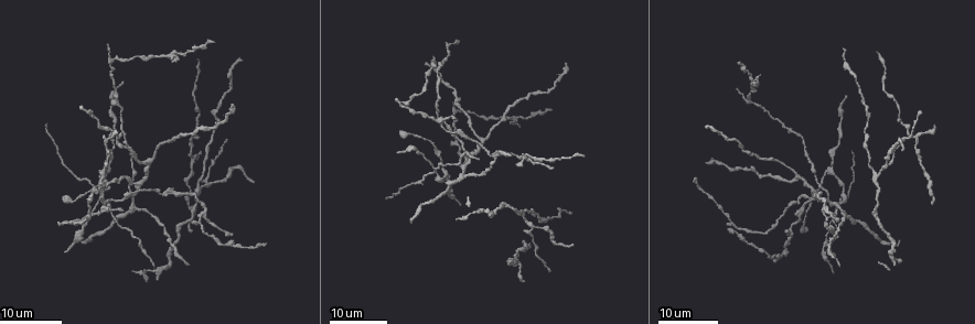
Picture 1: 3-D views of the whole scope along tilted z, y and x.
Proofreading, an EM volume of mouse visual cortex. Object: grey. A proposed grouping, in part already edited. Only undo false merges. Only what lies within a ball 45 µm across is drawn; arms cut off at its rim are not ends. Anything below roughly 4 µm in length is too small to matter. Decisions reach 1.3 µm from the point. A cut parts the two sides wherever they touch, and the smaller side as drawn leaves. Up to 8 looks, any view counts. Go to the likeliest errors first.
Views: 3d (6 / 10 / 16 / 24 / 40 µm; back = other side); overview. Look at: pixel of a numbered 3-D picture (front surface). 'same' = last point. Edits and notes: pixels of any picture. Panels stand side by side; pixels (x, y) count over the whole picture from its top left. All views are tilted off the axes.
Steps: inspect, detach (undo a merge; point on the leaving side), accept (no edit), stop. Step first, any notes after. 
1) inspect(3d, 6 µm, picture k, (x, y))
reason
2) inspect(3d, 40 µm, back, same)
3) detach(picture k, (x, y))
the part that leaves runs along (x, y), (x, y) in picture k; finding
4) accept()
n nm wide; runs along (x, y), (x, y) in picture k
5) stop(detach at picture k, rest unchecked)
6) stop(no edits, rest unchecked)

inspect(3d, 16 µm, picture 1, (835, 210))
three arms meet

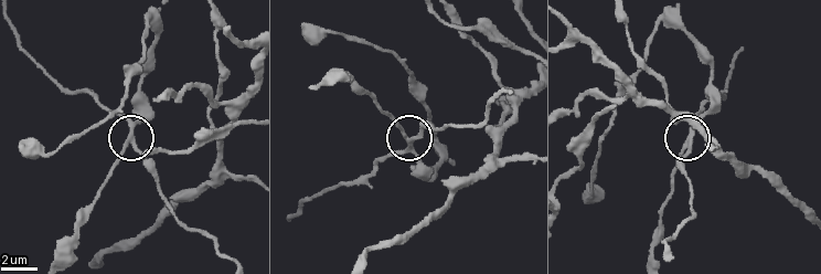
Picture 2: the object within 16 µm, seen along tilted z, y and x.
inspect(3d, 6 µm, picture 2, (131, 140))

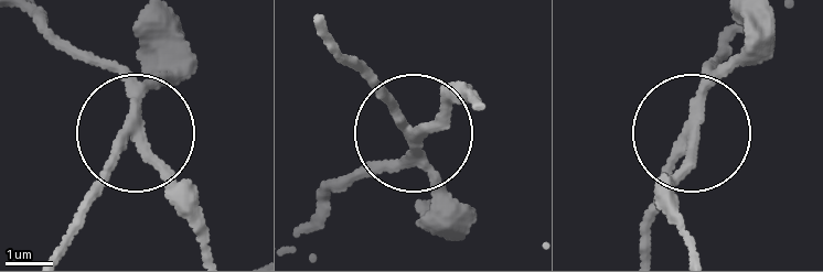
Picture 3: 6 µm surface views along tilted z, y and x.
inspect(3d, 6 µm, back, picture 3, (130, 131))
other side

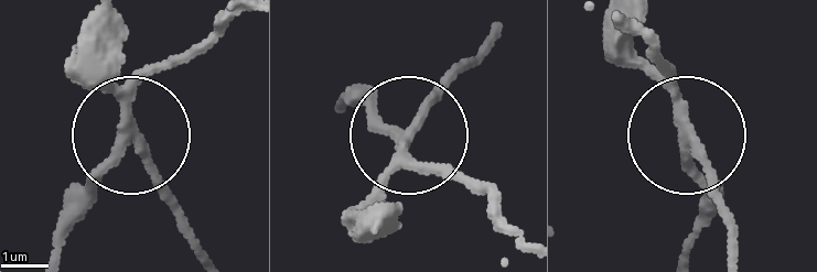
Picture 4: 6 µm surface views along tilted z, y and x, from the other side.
detach(picture 4, (170, 66))
the part that leaves runs along (126, 110), (137, 79), (242, 14) in picture 4; two cells meet here

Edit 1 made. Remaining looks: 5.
inspect(overview)

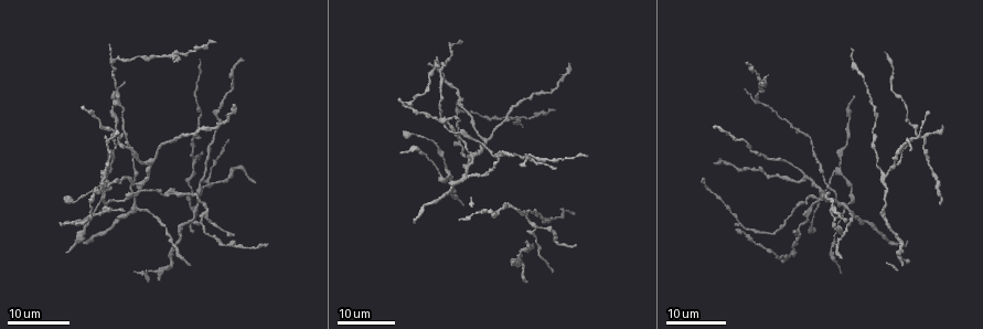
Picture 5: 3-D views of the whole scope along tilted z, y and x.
inspect(3d, 16 µm, picture 5, (834, 210))
three arms meet

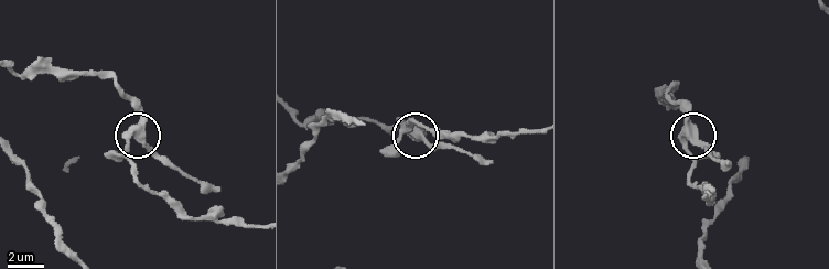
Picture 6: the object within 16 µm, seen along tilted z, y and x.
inspect(3d, 10 µm, picture 6, (135, 138))

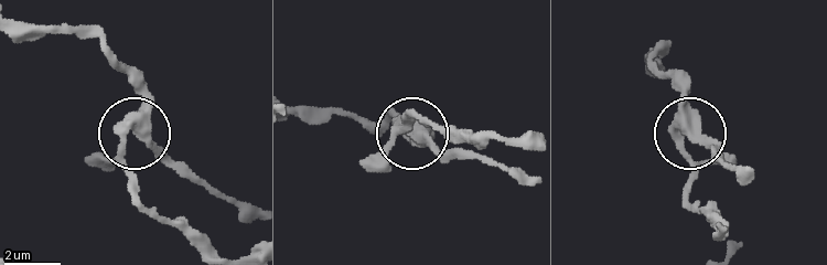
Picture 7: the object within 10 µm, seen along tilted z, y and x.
accept()
410 nm wide; one cell here

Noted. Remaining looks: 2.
inspect(3d, 16 µm, picture 5, (466, 167))
arms part here

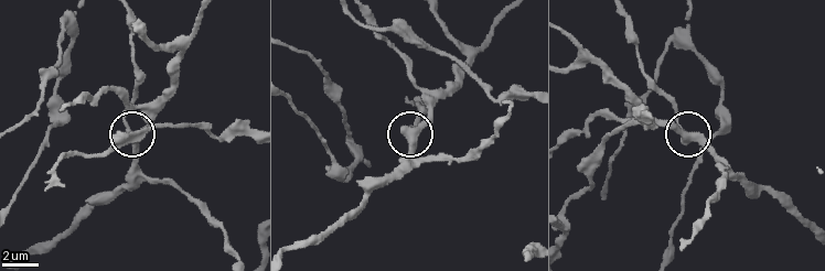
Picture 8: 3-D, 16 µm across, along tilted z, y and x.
inspect(3d, 10 µm, picture 8, (687, 134))

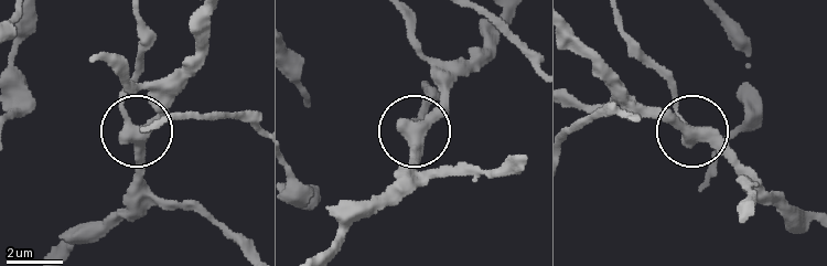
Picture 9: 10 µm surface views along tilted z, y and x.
accept()
370 nm wide; all the same cell

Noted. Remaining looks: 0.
stop(detach at picture 4, rest unchecked)

